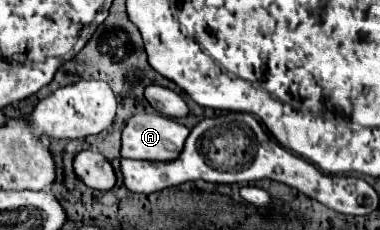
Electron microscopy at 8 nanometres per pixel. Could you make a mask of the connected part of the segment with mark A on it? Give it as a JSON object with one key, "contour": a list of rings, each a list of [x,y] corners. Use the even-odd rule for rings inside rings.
{"contour":[[[139,112],[131,116],[121,132],[121,158],[133,160],[175,160],[183,150],[185,138],[189,136],[189,128],[177,124],[175,120],[161,114]]]}

